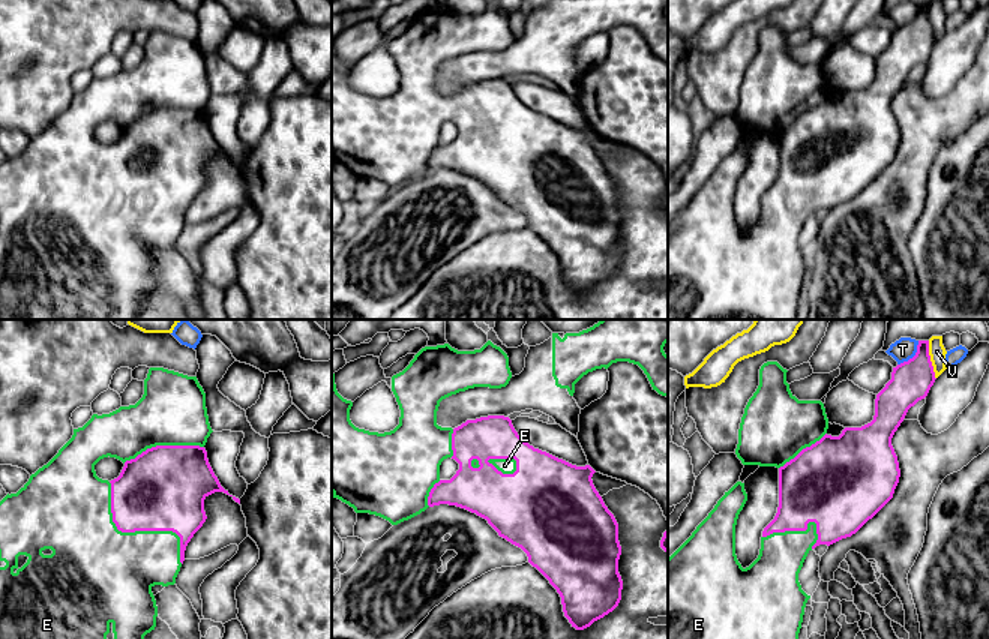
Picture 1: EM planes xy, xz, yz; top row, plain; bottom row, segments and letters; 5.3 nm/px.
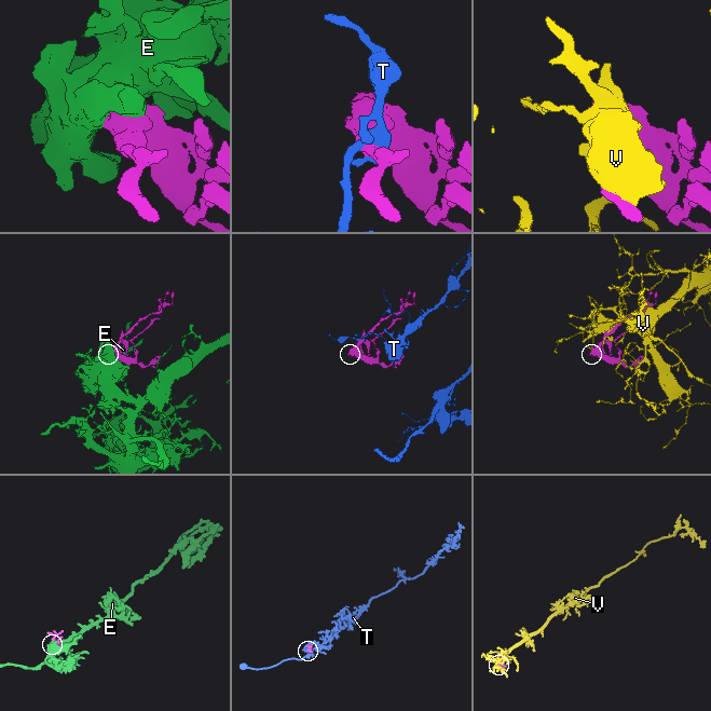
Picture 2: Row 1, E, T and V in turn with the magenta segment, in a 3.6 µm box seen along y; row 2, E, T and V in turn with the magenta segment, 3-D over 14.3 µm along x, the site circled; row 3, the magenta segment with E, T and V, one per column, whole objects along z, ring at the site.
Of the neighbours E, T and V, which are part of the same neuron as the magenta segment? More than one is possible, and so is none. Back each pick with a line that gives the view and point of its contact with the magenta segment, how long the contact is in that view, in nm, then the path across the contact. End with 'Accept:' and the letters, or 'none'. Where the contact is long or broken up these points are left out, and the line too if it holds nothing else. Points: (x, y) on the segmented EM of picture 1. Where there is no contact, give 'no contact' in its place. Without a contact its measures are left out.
E: meets magenta in xy at (138, 530); contact 600 nm long
Accept: E

